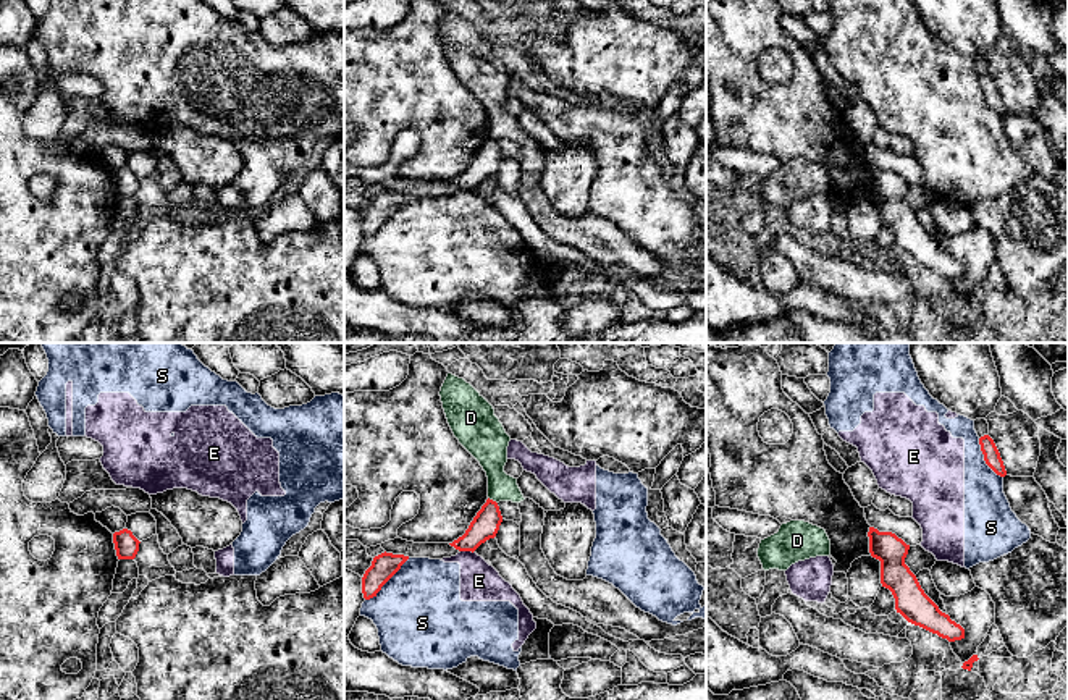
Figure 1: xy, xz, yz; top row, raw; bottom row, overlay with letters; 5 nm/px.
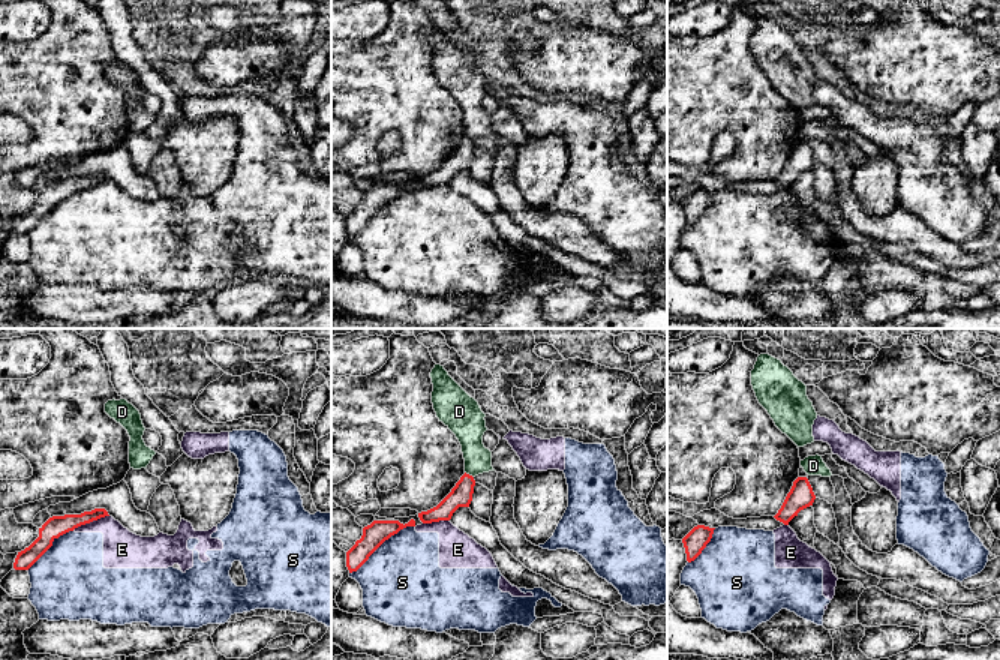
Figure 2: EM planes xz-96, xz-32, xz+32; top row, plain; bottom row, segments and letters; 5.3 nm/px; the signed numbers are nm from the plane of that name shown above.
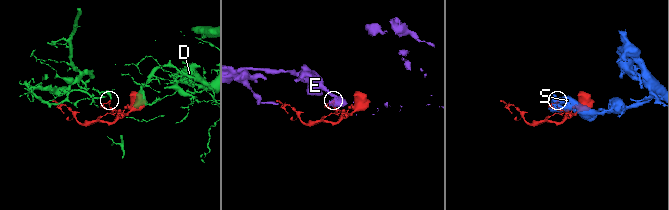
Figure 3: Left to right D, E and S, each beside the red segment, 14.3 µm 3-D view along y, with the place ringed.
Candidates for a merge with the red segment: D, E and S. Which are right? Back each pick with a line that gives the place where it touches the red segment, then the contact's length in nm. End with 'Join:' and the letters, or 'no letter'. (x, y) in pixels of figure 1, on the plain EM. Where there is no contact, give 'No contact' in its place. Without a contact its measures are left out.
Join: no letter

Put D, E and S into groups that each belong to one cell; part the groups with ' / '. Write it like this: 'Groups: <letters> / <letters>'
Groups: D / E S

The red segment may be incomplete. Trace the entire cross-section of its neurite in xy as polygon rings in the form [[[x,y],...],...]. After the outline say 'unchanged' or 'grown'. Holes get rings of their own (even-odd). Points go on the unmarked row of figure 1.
[[[123,167],[113,171],[113,181],[118,197],[134,197],[139,189],[139,178],[131,168]]] | unchanged

